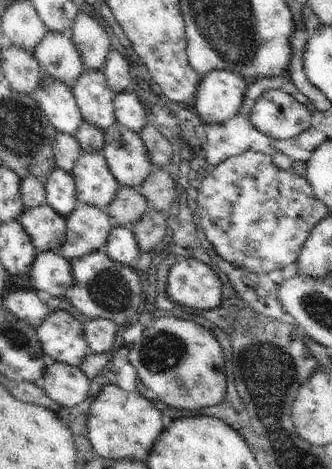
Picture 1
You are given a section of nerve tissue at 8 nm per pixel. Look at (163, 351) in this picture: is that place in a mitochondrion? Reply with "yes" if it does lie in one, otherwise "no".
yes

